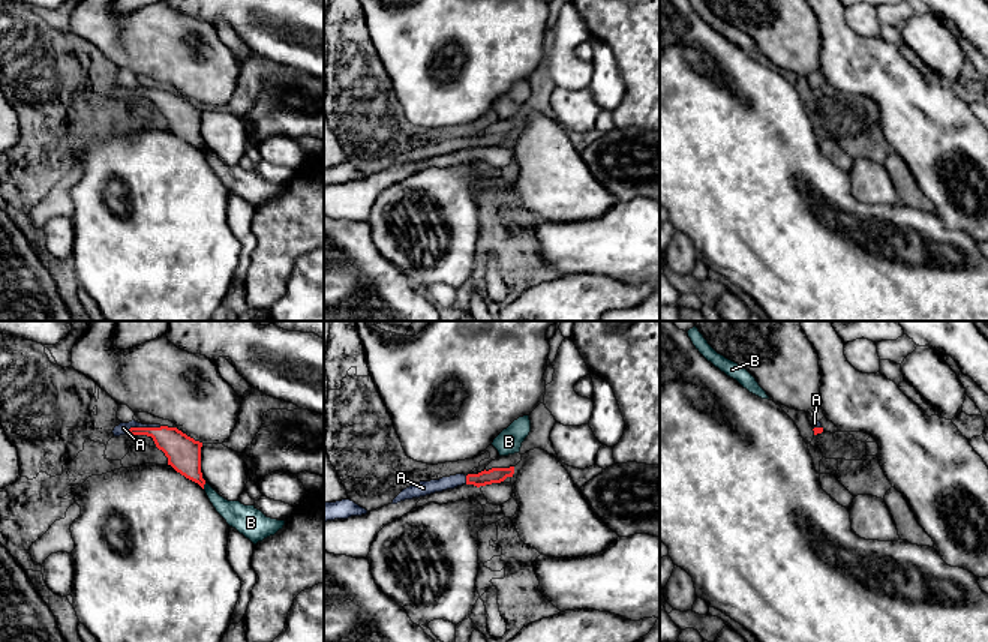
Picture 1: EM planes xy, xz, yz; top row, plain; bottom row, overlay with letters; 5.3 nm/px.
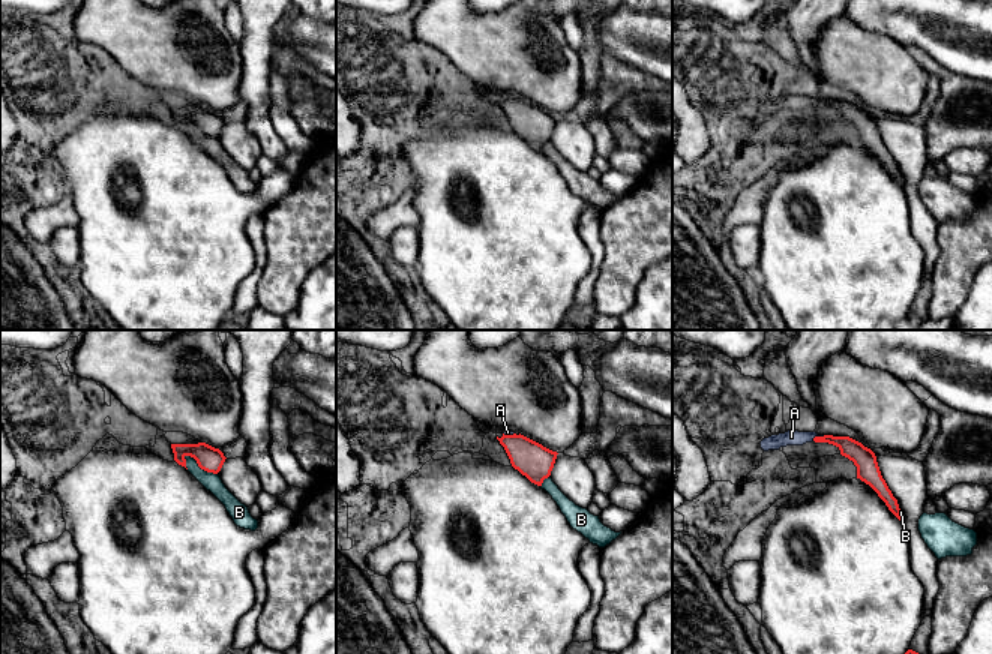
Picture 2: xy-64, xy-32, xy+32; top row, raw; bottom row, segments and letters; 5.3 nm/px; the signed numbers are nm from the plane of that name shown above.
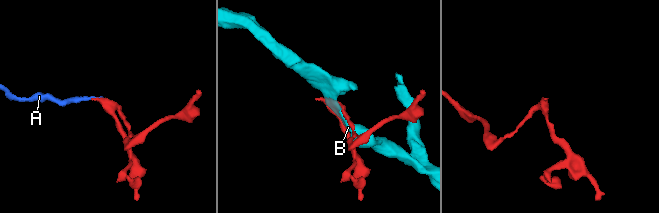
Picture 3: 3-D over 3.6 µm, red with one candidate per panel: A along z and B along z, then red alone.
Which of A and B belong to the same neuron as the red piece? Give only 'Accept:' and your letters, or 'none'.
Accept: A

